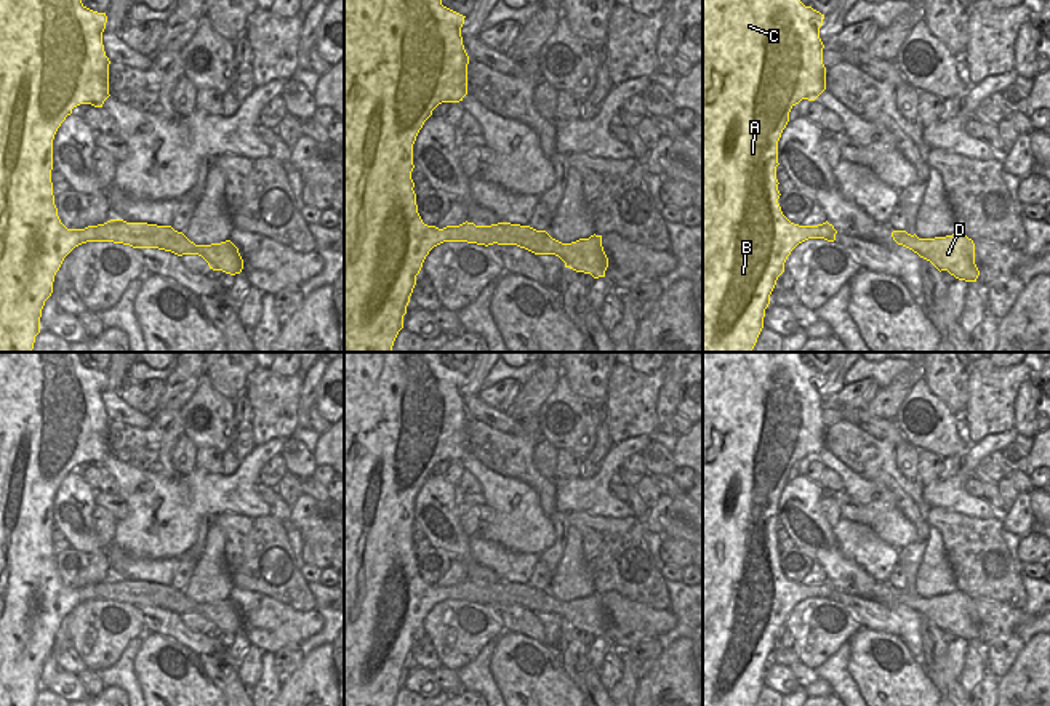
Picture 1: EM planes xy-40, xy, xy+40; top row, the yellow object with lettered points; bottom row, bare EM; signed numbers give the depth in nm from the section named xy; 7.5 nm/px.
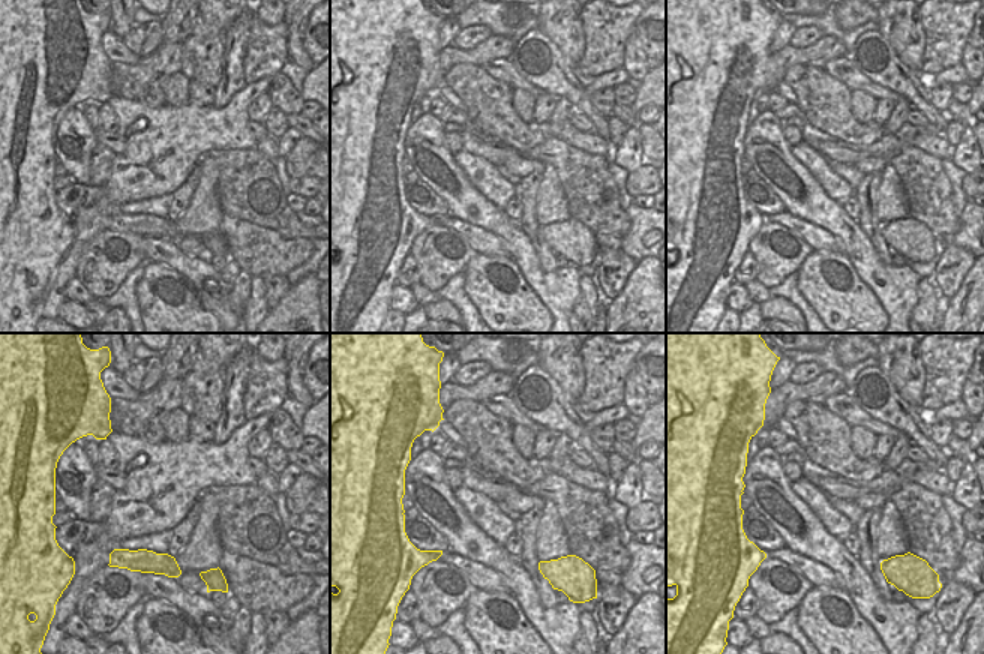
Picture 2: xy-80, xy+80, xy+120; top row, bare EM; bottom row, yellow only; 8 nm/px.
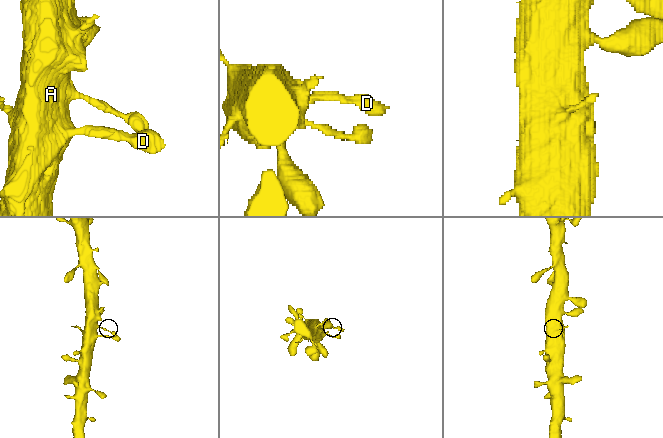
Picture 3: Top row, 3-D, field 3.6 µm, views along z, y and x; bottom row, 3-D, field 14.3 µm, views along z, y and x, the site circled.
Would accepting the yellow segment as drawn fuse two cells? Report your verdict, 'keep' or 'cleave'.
keep

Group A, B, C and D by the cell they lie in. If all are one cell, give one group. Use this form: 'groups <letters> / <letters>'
groups A B C D

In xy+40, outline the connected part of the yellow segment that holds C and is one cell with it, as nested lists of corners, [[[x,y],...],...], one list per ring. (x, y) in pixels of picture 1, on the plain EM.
[[[703,352],[703,706],[754,706],[763,687],[770,653],[791,610],[808,597],[836,599],[837,589],[828,580],[799,584],[783,573],[776,538],[778,499],[791,467],[802,458],[815,459],[826,448],[824,403],[820,397],[823,378],[824,373],[800,360],[800,352]]]

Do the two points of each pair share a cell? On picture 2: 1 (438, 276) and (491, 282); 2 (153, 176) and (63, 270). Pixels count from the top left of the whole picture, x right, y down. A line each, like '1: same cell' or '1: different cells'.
1: different cells
2: same cell

